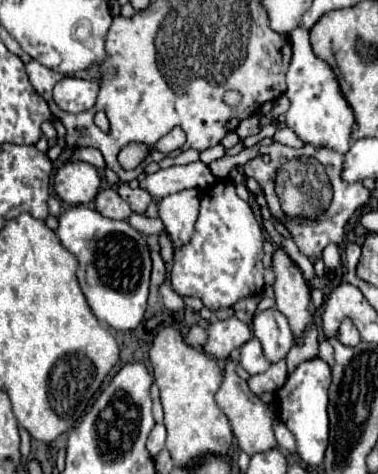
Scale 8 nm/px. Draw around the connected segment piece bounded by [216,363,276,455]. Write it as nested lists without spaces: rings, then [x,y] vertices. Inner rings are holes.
[[[226,363],[224,367],[224,375],[222,375],[222,385],[216,393],[216,403],[220,405],[220,409],[226,413],[230,425],[232,425],[232,431],[234,431],[234,437],[240,445],[242,451],[254,455],[258,451],[268,451],[272,447],[276,447],[276,439],[274,439],[274,433],[272,433],[272,419],[274,419],[274,413],[268,405],[264,405],[248,387],[248,383],[244,379],[238,377],[236,373],[236,365],[234,363]]]

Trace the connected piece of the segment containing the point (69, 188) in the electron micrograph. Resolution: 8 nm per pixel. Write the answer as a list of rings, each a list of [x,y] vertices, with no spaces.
[[[76,161],[58,169],[54,177],[54,191],[70,205],[88,205],[98,195],[100,183],[102,179],[96,167],[84,161]]]

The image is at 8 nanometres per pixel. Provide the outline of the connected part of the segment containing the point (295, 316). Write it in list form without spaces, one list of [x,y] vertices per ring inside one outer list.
[[[280,245],[272,255],[272,271],[276,275],[276,281],[272,285],[276,307],[286,315],[292,333],[300,337],[304,327],[312,321],[312,315],[308,313],[308,301],[310,301],[308,285],[302,279],[298,265],[288,257],[284,247]]]

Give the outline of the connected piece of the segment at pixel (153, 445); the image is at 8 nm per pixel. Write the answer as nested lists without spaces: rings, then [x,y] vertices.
[[[156,423],[148,439],[148,451],[156,457],[156,453],[164,447],[164,441],[166,441],[166,427],[162,423]]]

